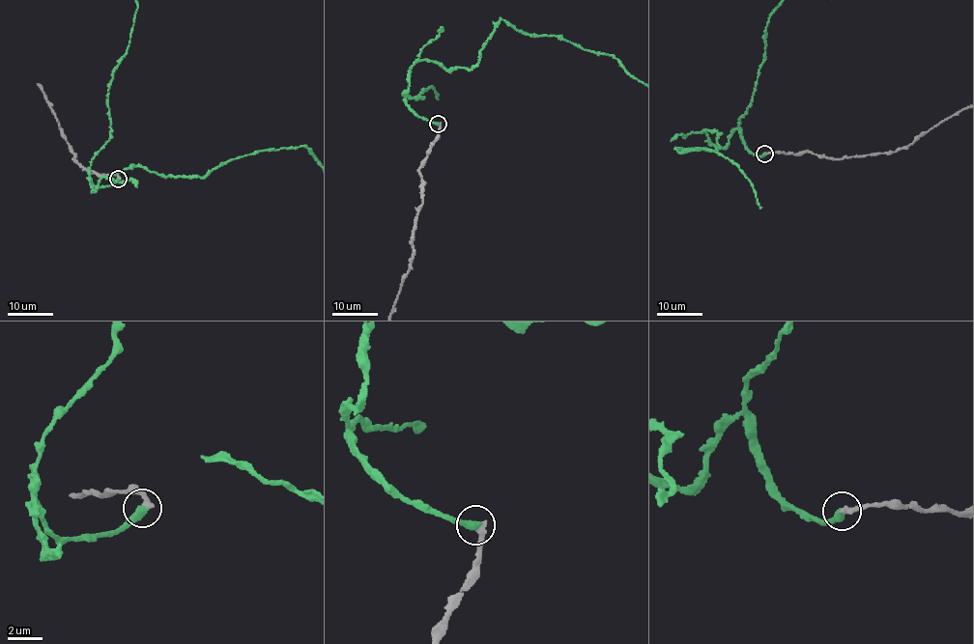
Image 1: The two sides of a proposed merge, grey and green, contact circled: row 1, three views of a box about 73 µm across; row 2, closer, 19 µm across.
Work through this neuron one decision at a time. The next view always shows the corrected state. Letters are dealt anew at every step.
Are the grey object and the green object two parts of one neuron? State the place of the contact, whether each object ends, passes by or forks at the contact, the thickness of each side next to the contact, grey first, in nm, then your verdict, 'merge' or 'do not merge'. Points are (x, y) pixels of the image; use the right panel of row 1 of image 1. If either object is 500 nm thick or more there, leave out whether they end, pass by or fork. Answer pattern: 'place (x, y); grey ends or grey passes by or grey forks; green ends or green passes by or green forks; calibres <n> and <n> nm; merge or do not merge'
place (764, 154); grey ends; green ends; calibres 360 and 480 nm; merge

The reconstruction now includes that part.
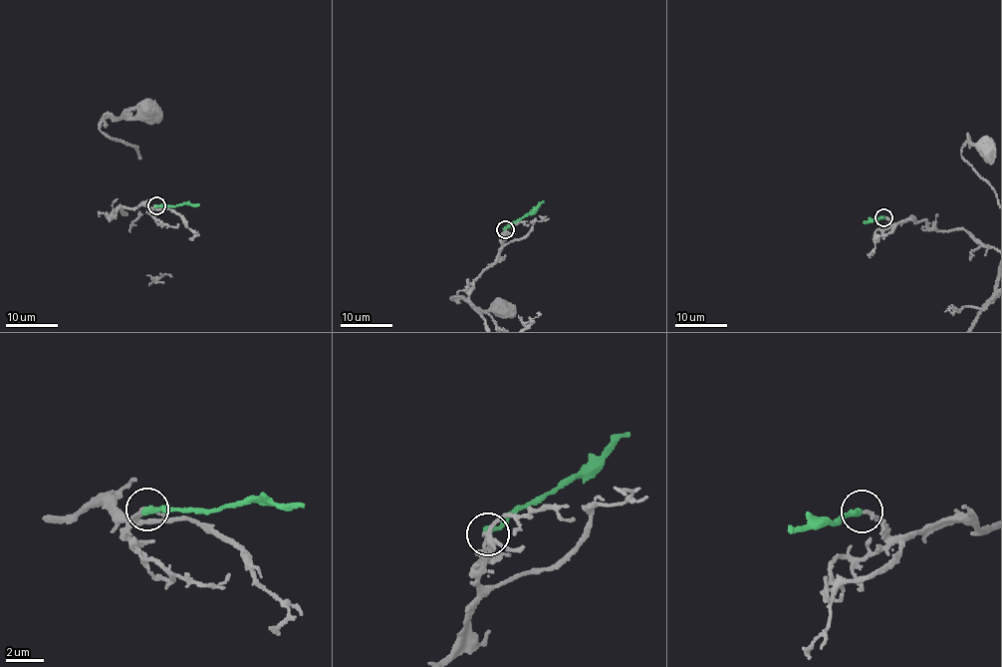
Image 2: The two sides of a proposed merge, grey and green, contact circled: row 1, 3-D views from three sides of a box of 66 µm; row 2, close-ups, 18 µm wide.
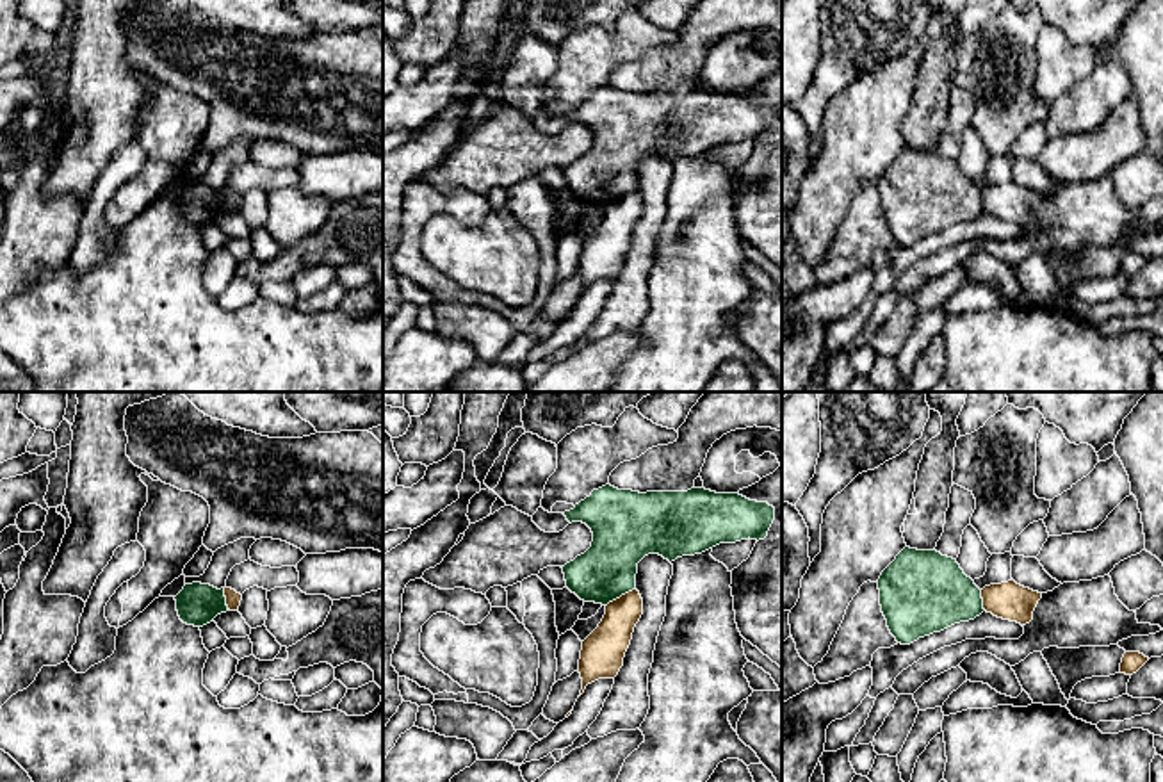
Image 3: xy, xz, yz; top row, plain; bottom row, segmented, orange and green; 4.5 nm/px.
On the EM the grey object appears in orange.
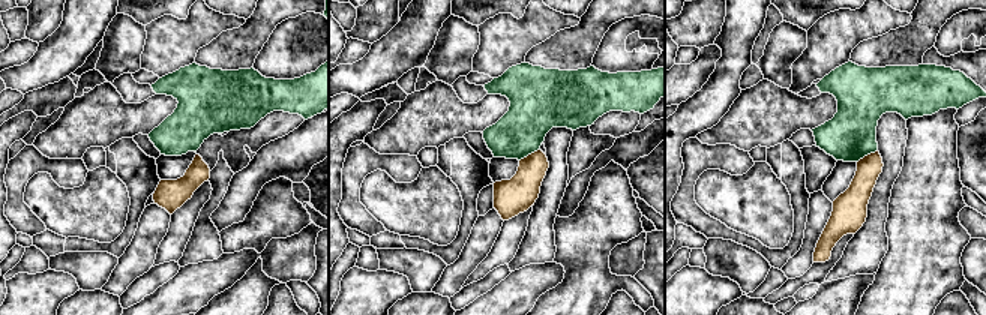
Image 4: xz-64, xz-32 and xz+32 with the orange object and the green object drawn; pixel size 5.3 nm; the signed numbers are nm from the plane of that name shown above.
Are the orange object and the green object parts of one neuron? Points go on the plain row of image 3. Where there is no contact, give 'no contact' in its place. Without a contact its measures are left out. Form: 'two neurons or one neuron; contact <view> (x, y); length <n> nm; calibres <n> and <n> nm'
two neurons; contact xz (622, 196); length 160 nm; calibres 180 and 260 nm

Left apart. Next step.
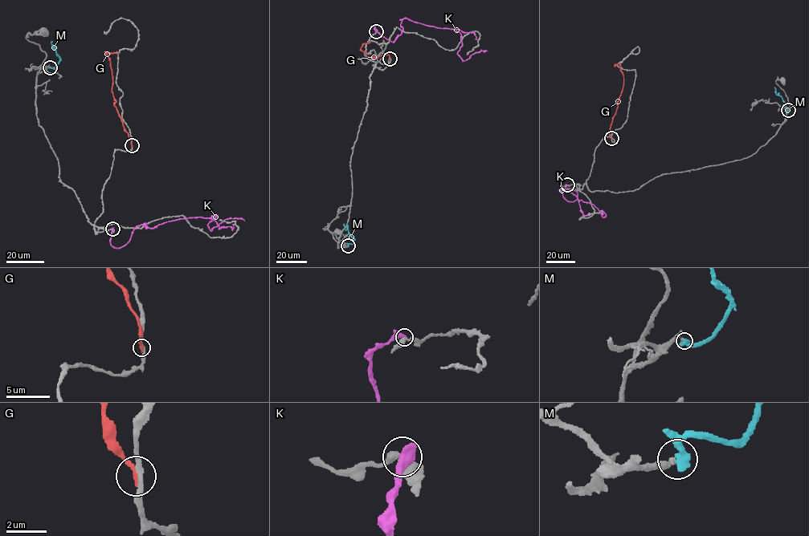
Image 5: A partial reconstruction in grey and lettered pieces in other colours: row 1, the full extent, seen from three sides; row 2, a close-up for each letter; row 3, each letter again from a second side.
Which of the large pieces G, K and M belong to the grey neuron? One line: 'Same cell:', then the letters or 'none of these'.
Same cell: none of these

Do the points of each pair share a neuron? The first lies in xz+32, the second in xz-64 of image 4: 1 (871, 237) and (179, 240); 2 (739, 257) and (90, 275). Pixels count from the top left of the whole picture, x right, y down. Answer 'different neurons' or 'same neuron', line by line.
1: different neurons
2: same neuron

